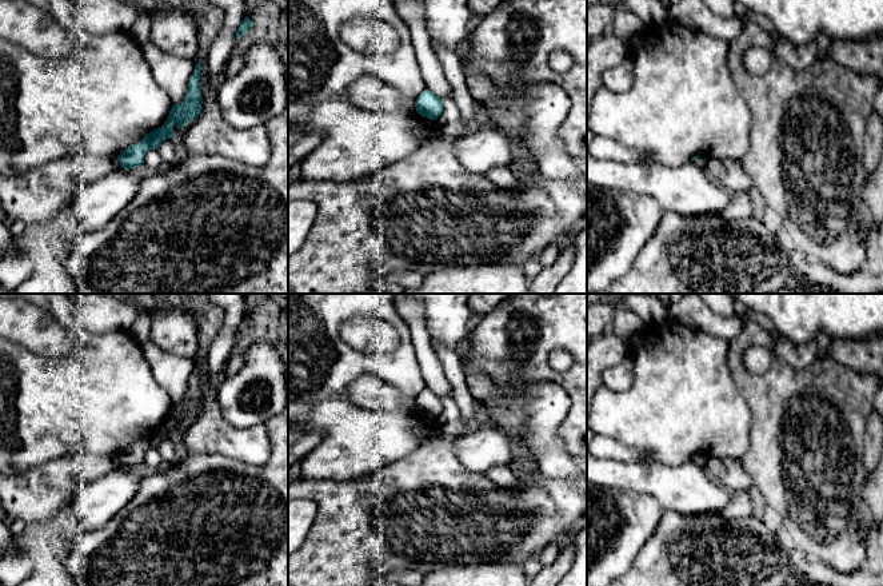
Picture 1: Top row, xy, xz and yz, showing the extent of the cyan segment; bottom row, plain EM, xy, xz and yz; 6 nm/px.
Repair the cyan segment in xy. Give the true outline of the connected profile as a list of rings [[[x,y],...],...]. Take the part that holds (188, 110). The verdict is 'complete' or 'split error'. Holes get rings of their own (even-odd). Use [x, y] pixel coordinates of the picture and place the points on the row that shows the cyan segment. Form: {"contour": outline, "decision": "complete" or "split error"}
{"contour": [[[196,61],[193,73],[188,81],[187,93],[181,103],[173,104],[167,120],[161,127],[145,135],[140,141],[129,145],[124,150],[117,160],[123,168],[136,168],[143,167],[144,155],[149,150],[157,150],[163,140],[172,139],[175,135],[172,125],[176,123],[180,129],[183,127],[197,119],[201,111],[201,95],[200,95],[200,71],[201,64]]], "decision": "complete"}

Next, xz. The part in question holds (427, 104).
{"contour": [[[424,89],[415,101],[416,112],[427,119],[436,120],[443,112],[443,100],[433,92]]], "decision": "complete"}

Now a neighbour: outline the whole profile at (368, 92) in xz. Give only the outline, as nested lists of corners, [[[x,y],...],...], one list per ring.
[[[364,75],[348,88],[348,100],[364,111],[415,111],[415,104],[404,100],[393,88],[375,75]]]

